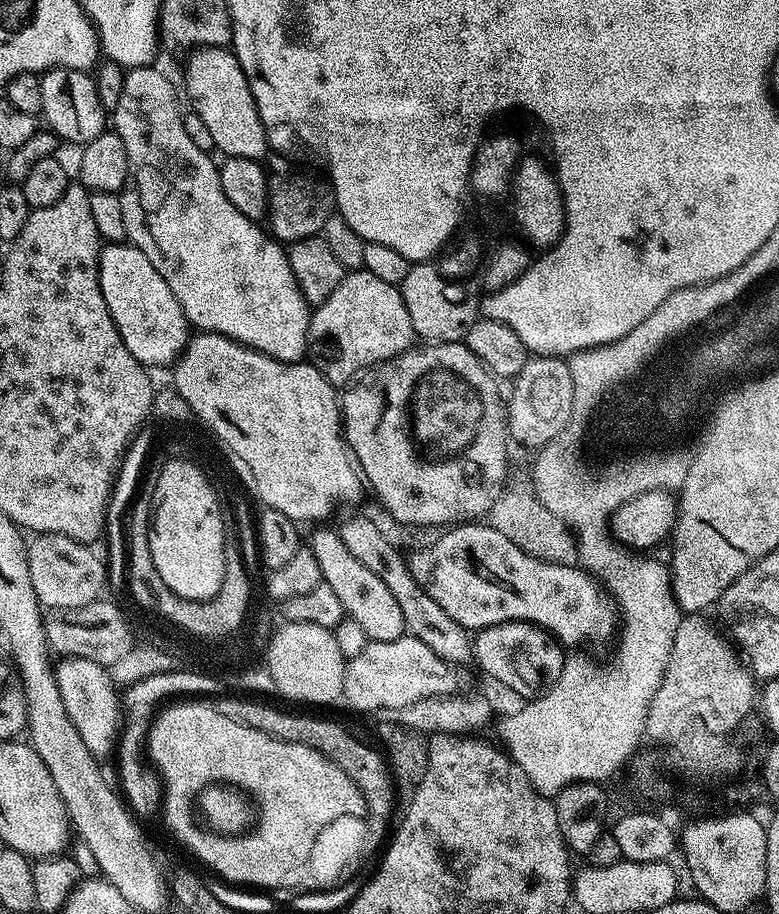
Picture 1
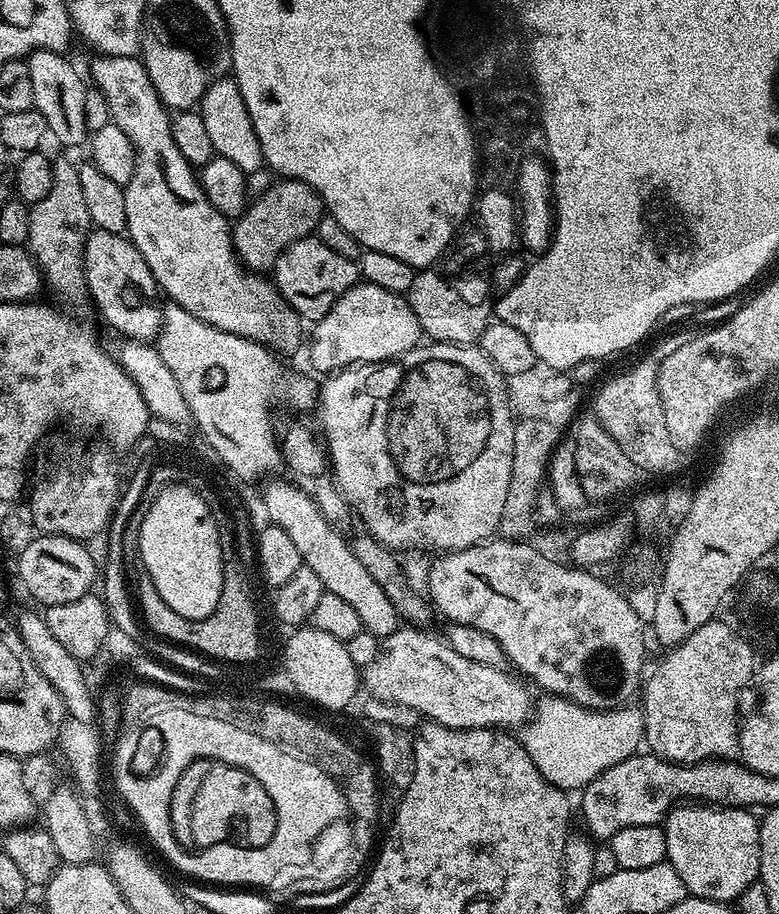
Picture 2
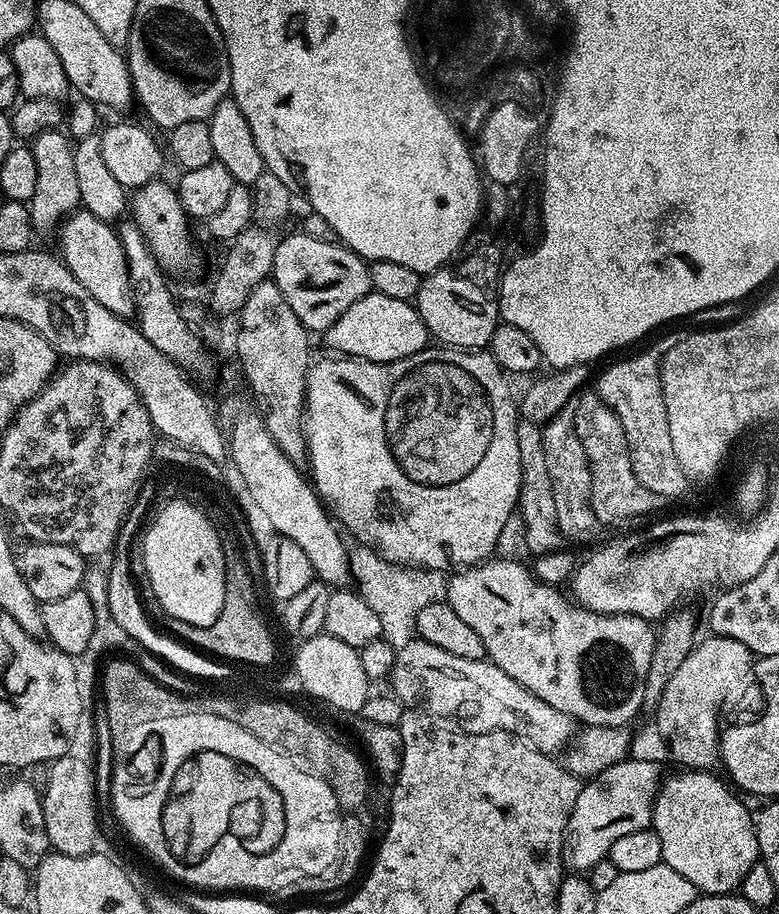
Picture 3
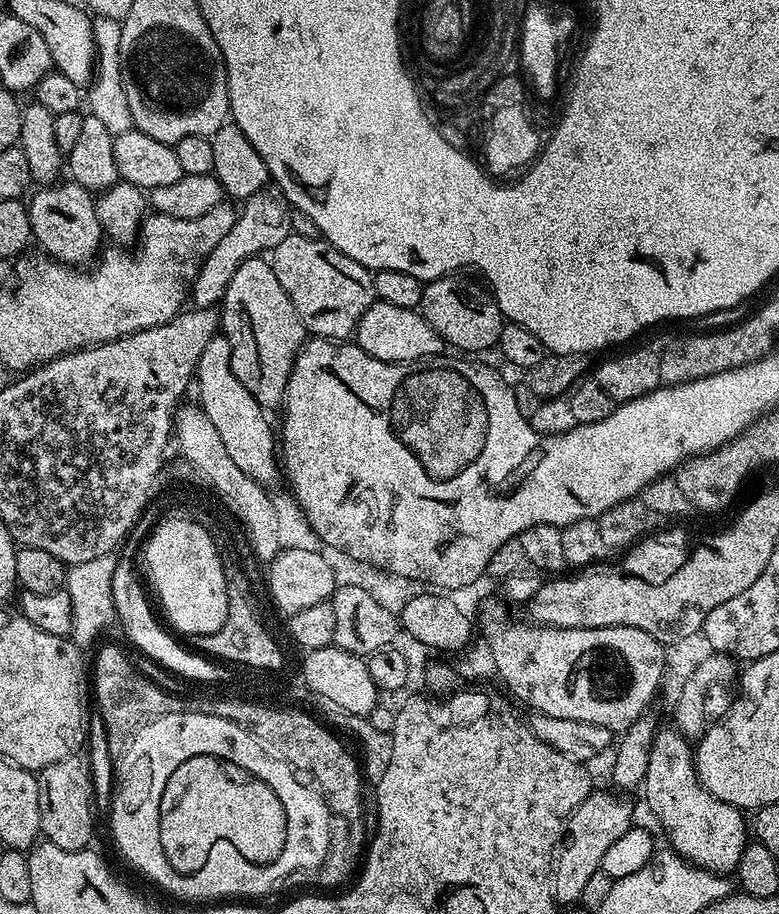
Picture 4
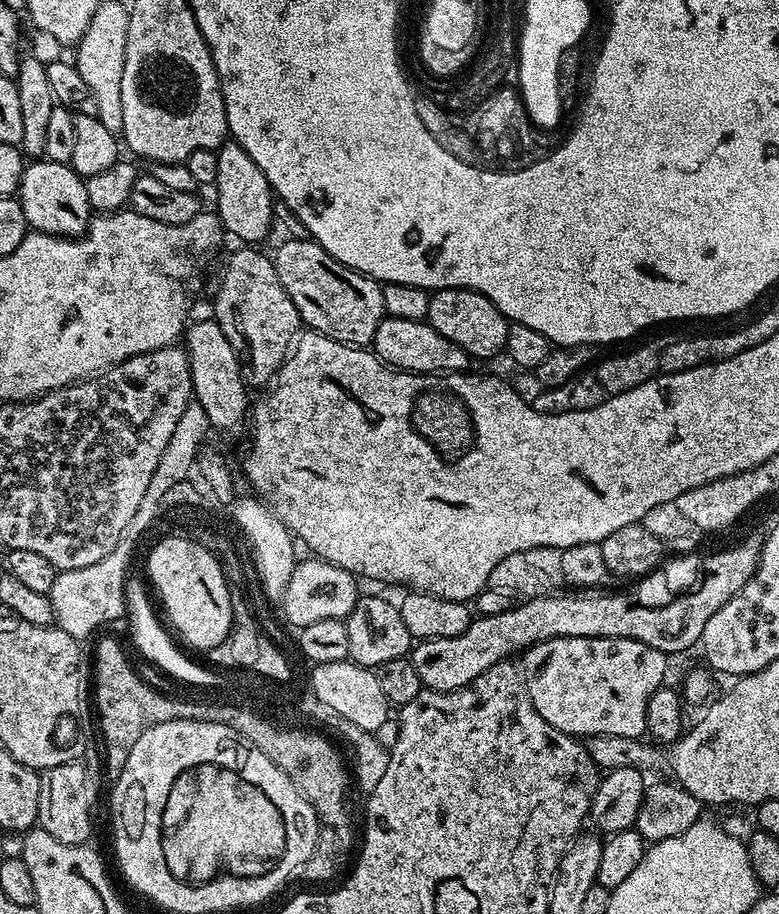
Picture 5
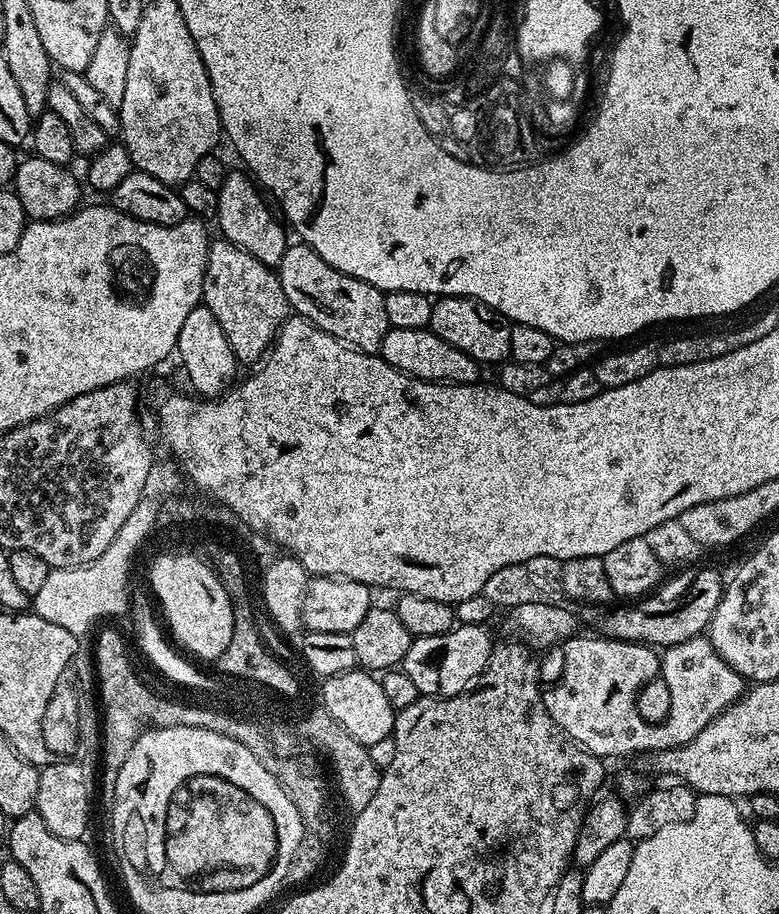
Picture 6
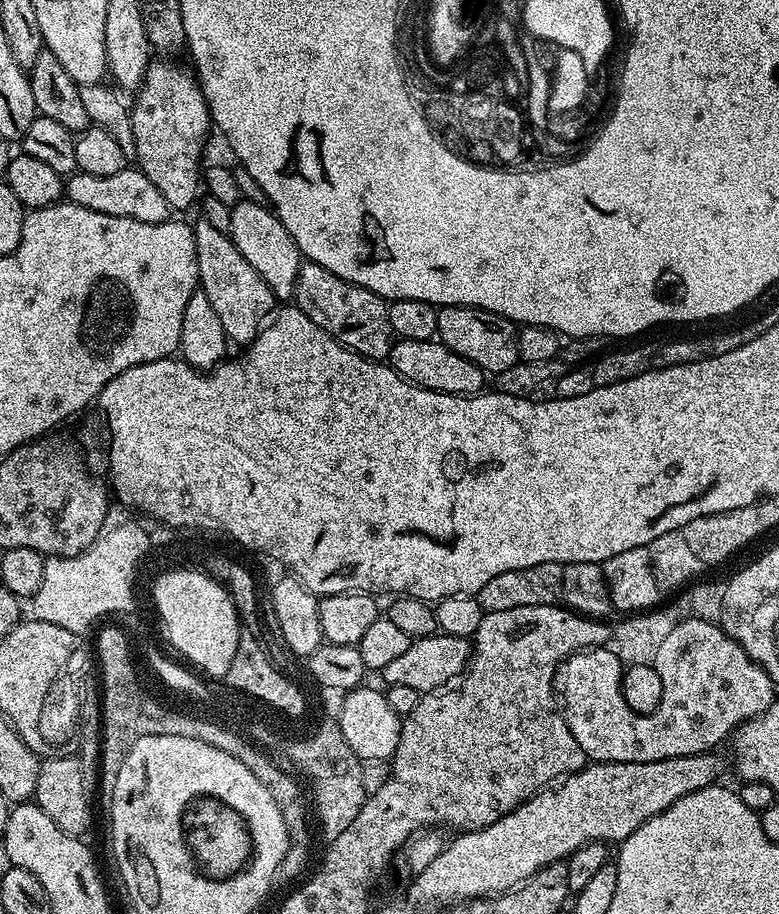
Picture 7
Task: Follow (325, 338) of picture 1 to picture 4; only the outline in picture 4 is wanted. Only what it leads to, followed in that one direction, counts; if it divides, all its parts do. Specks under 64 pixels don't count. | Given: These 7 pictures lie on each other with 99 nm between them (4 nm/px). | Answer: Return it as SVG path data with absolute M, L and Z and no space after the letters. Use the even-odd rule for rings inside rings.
M374 302L360 316L356 324L354 343L366 354L391 364L407 364L420 362L425 358L436 358L443 353L440 351L445 351L446 348L444 339L428 325L428 321L417 309L379 302Z

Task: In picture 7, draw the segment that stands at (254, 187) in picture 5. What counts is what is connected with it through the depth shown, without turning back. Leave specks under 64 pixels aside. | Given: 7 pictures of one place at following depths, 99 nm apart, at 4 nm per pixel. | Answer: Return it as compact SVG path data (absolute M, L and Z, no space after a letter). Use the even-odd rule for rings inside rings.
M241 198L238 203L231 205L231 210L228 235L232 244L242 254L242 258L246 258L246 262L250 262L250 266L254 266L258 274L262 274L262 282L270 286L277 301L291 301L296 290L302 257L294 238L290 238L290 230L282 226L271 207L263 208L255 202Z

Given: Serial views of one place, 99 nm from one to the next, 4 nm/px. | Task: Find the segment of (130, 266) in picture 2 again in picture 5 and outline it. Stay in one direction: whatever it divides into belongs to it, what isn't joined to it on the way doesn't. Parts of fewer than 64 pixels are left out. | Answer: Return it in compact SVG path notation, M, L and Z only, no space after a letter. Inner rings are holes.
M47 158L33 159L25 167L18 193L22 214L26 214L29 229L51 236L83 236L94 215L84 181L85 177L78 175L71 164L59 164Z

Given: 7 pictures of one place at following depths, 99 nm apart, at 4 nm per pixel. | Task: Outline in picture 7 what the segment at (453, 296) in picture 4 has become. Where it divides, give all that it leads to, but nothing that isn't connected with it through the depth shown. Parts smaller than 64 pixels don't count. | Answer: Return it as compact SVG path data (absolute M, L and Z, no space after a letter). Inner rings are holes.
M450 304L441 307L436 313L438 326L436 336L454 354L462 358L470 358L484 373L495 374L507 370L520 360L518 354L517 325L505 316L494 314L490 310L471 308L461 304Z

